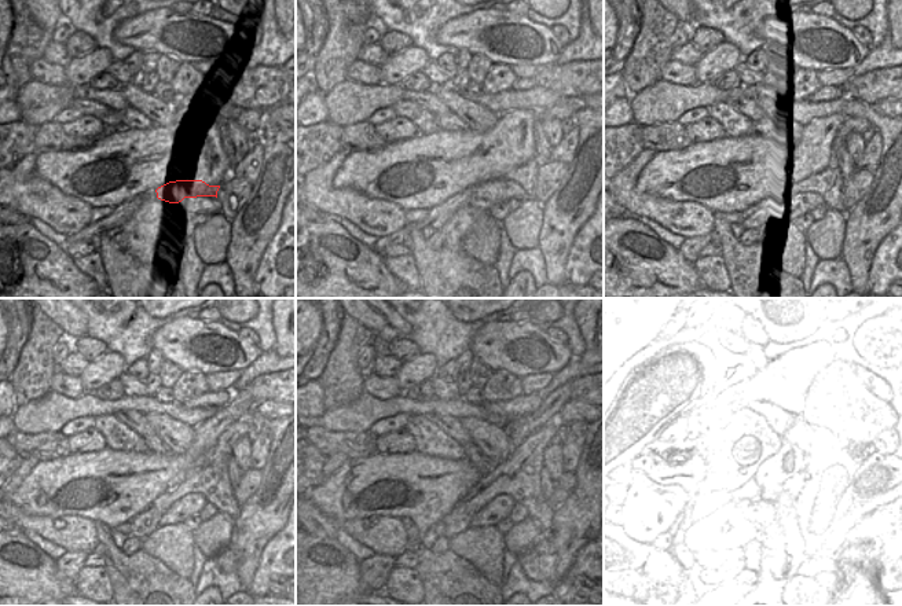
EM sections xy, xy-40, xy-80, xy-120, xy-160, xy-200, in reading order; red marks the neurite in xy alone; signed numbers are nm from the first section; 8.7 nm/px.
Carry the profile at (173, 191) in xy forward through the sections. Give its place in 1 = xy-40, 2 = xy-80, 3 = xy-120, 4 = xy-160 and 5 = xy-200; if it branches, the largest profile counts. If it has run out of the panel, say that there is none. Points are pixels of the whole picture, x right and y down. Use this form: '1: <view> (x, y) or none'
1: xy-40 (484, 195)
2: xy-80 (798, 201)
3: xy-120 (191, 504)
4: xy-160 (498, 509)
5: xy-200 (809, 509)

